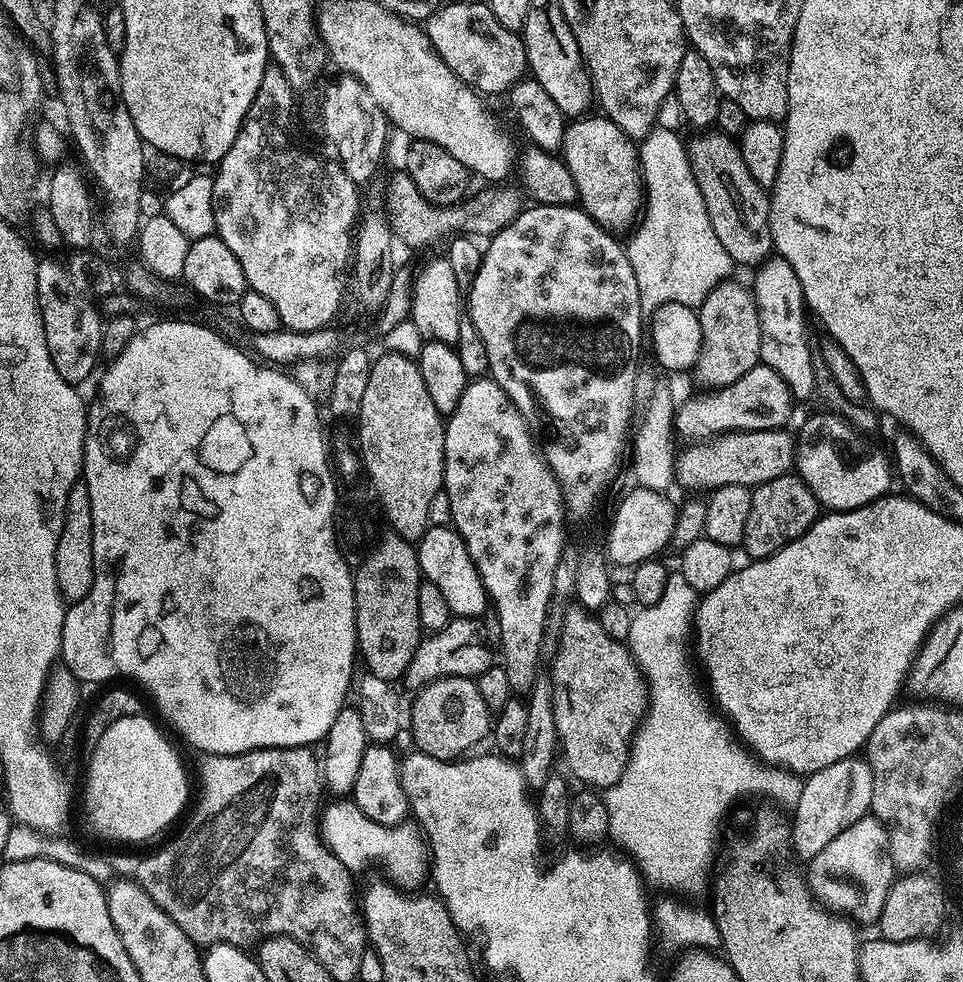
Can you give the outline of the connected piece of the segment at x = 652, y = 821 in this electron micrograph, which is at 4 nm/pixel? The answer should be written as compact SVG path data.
M680 570L673 571L666 582L666 591L662 594L662 598L658 598L658 602L653 604L645 604L632 617L630 622L630 634L626 641L628 651L636 659L636 664L644 673L644 678L648 682L648 710L640 725L636 729L636 735L632 741L632 753L628 759L626 770L622 774L622 778L618 778L618 782L603 793L606 802L606 810L610 814L610 826L608 827L608 836L613 840L630 857L633 864L636 865L641 877L649 885L665 884L668 888L680 888L687 880L696 880L708 868L712 856L714 860L714 849L718 844L718 836L716 840L716 823L724 816L724 811L735 802L739 796L760 796L756 798L769 798L771 801L779 802L781 805L795 805L799 795L802 794L803 783L801 777L784 771L779 766L763 766L758 760L754 759L747 751L741 750L732 742L734 741L733 733L730 731L729 725L723 719L718 720L712 716L713 709L706 708L703 700L700 698L691 676L688 674L688 660L684 655L690 652L690 629L694 624L696 614L696 605L698 603L698 593L691 588L686 582L686 578Z

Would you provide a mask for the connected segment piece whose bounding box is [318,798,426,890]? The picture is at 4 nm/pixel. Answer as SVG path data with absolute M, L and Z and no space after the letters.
M336 798L333 801L333 804L328 804L325 808L323 805L318 816L318 831L320 839L328 847L329 852L336 855L338 862L342 862L342 866L346 866L349 870L357 870L356 868L366 867L368 860L389 864L387 875L397 885L408 890L413 889L414 884L420 884L426 880L426 860L425 857L424 860L420 857L422 840L411 823L405 822L394 828L387 828L378 822L370 822L370 818L366 818L366 814L358 810L355 800Z

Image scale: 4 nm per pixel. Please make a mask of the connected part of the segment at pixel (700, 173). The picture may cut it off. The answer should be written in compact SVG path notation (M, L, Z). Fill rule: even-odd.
M710 130L699 136L702 137L687 145L687 150L698 190L702 190L702 202L706 202L706 214L710 214L710 226L714 226L714 234L718 234L718 242L722 242L726 254L730 254L733 265L760 266L774 252L769 193L758 186L750 170L746 170L740 145L733 137L725 136L719 130Z

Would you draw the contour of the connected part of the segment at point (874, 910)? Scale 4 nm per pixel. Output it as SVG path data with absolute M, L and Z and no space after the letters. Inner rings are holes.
M867 814L848 826L810 861L806 868L806 879L815 895L829 909L850 914L851 919L861 925L875 925L894 879L894 865L888 849L888 831L884 829L884 823Z

